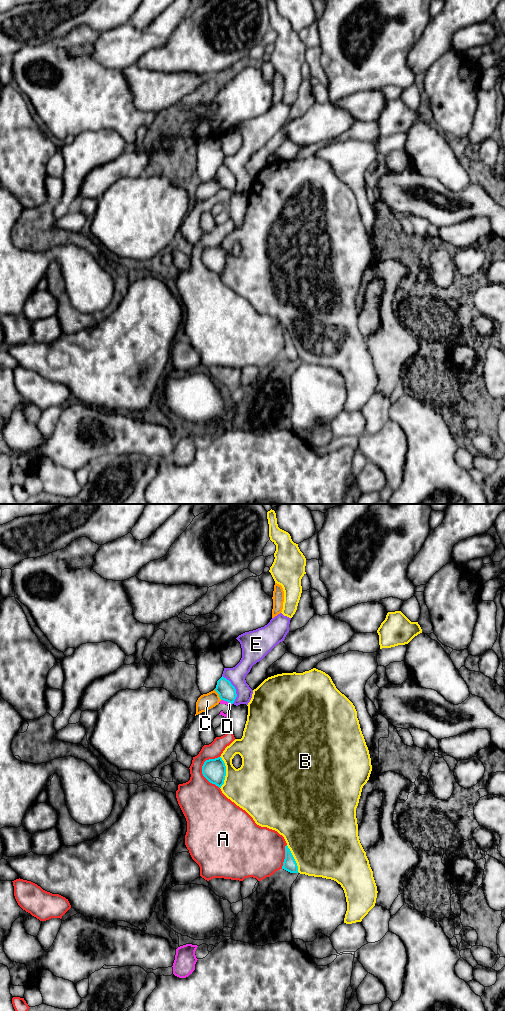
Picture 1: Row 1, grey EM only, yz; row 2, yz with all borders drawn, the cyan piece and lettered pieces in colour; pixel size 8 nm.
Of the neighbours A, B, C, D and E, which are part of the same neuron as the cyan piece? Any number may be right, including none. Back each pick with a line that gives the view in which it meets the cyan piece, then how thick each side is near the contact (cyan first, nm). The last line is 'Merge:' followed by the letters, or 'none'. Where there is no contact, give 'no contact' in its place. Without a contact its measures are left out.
Merge: none

